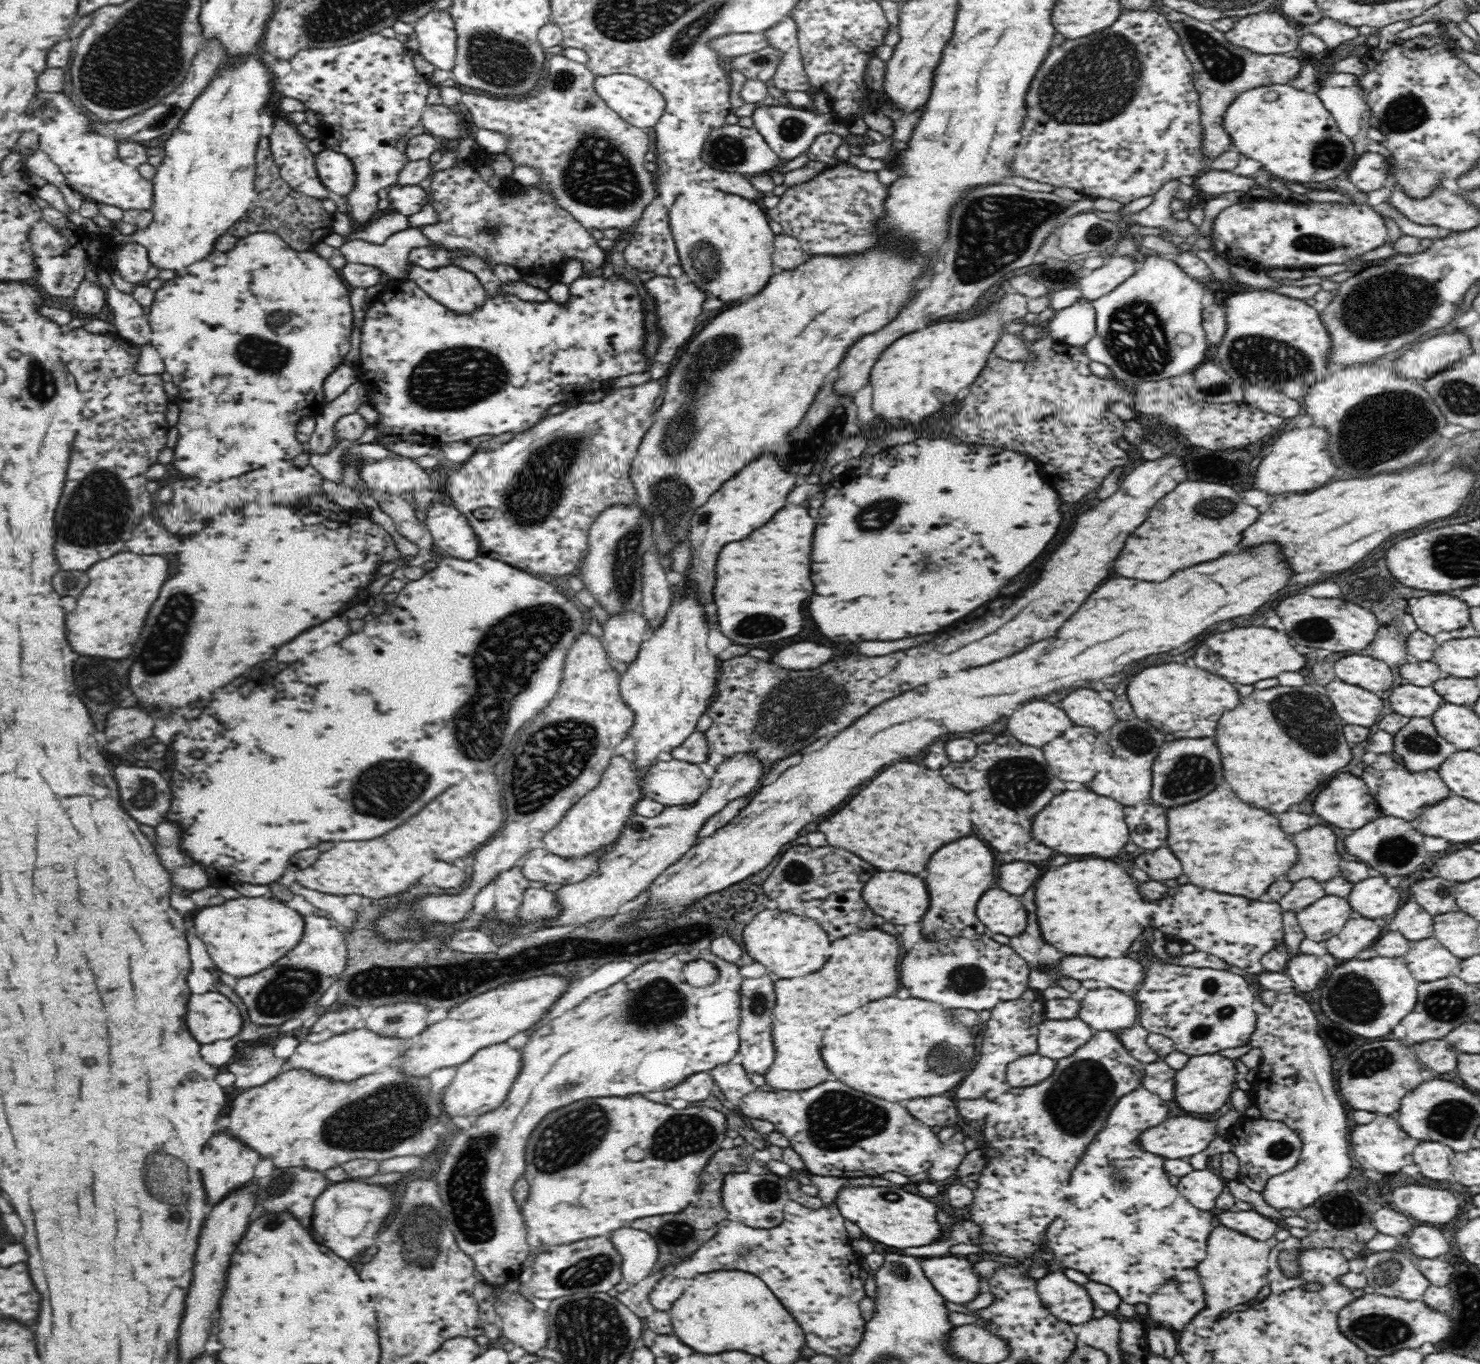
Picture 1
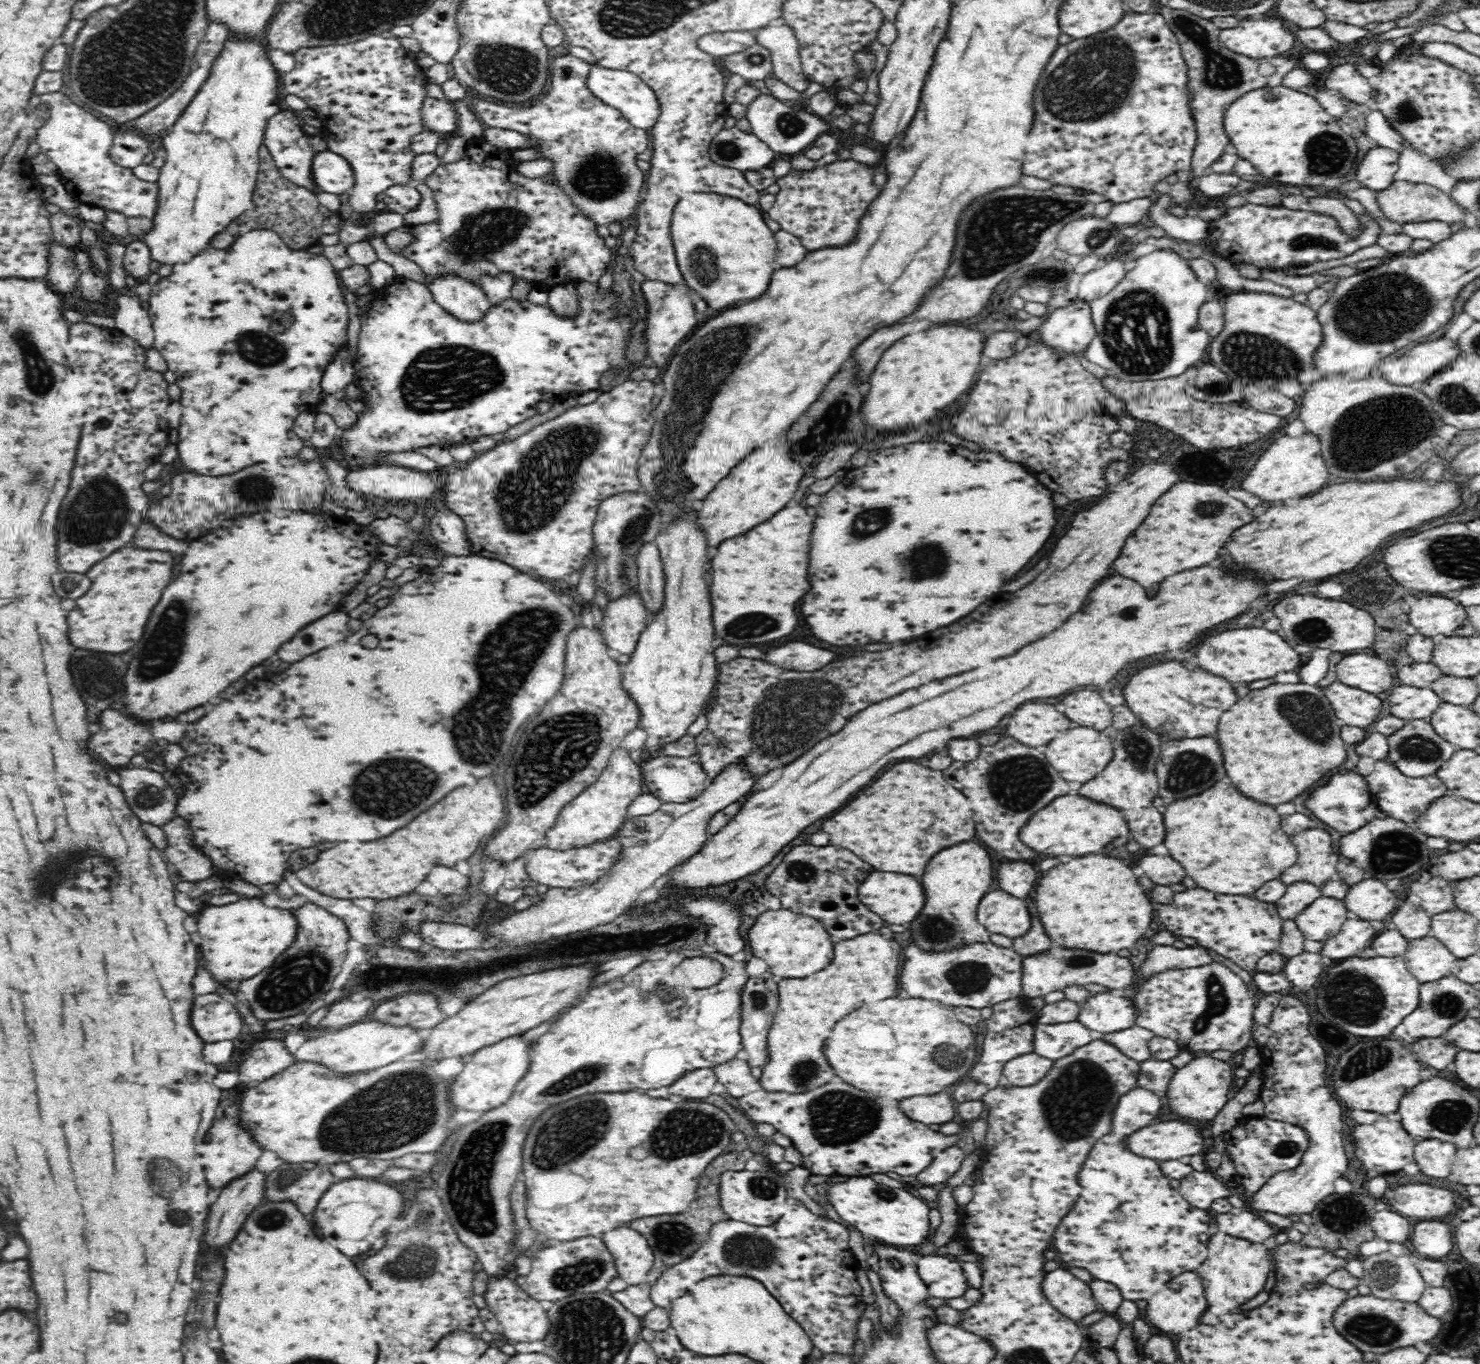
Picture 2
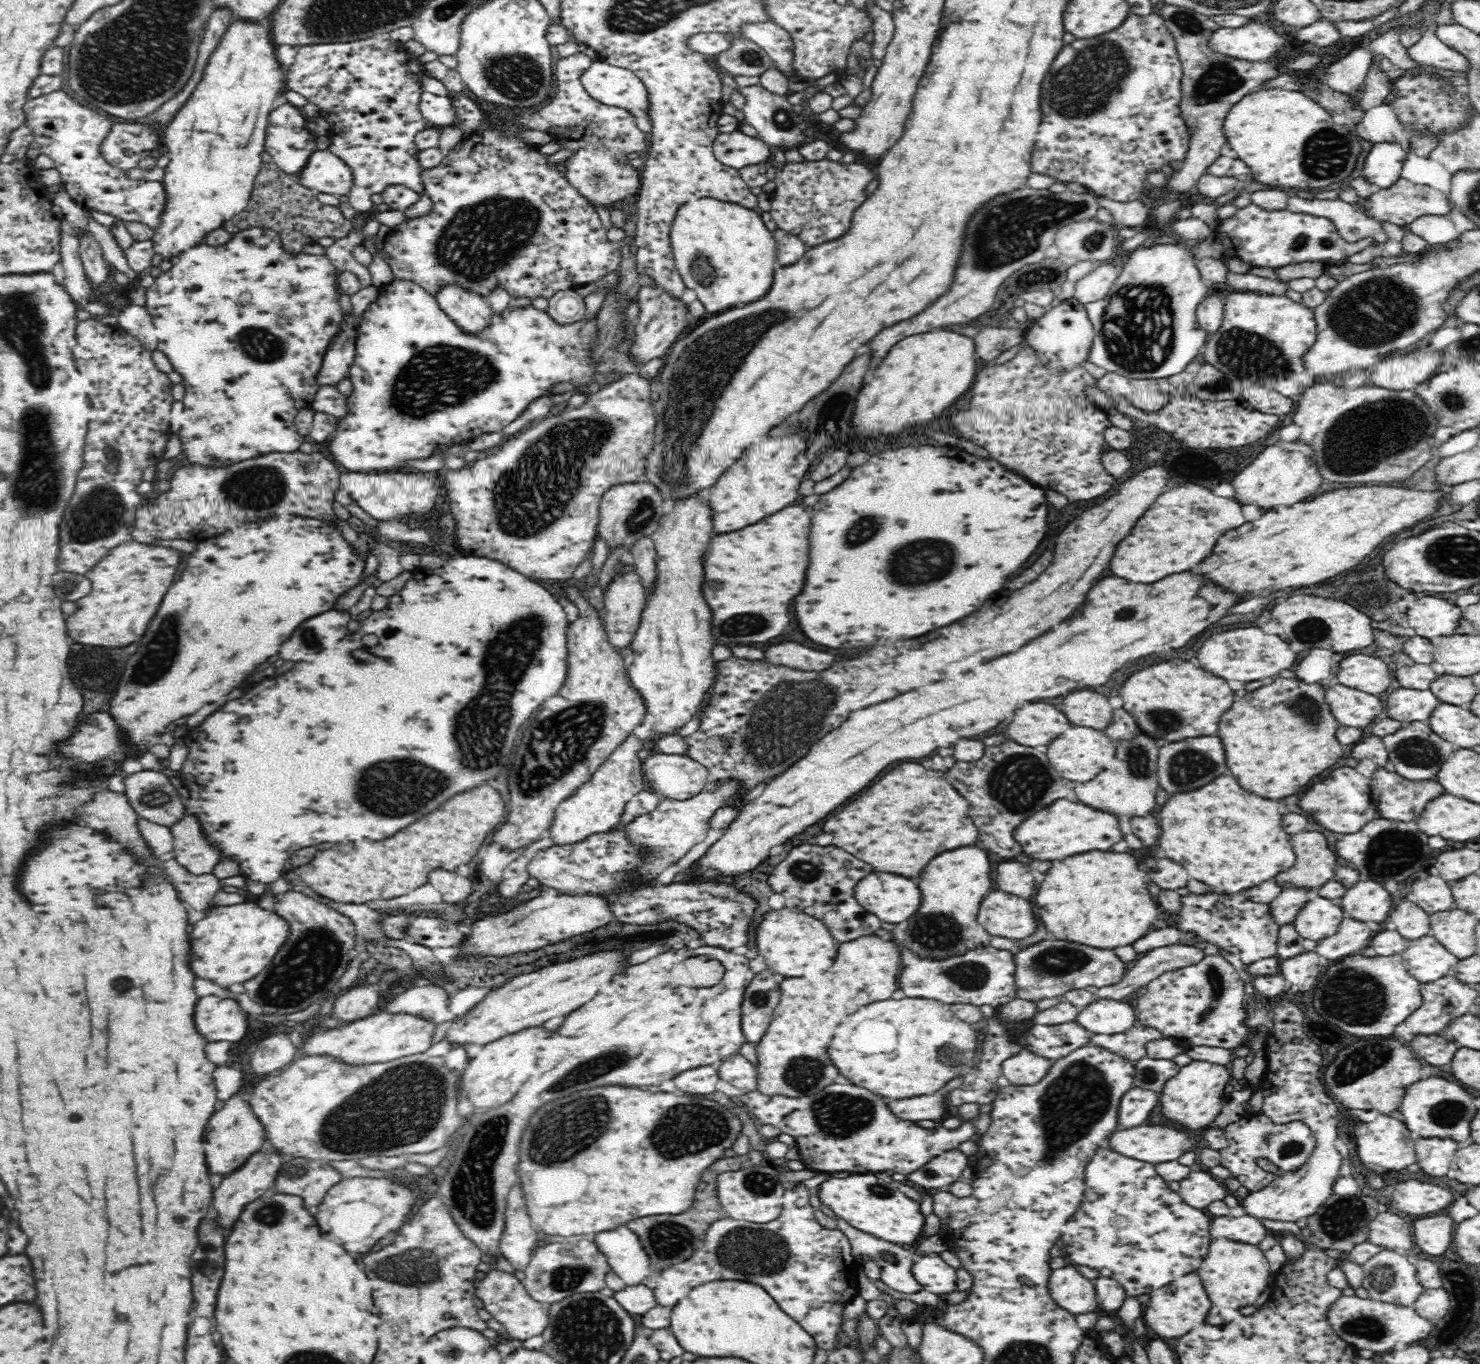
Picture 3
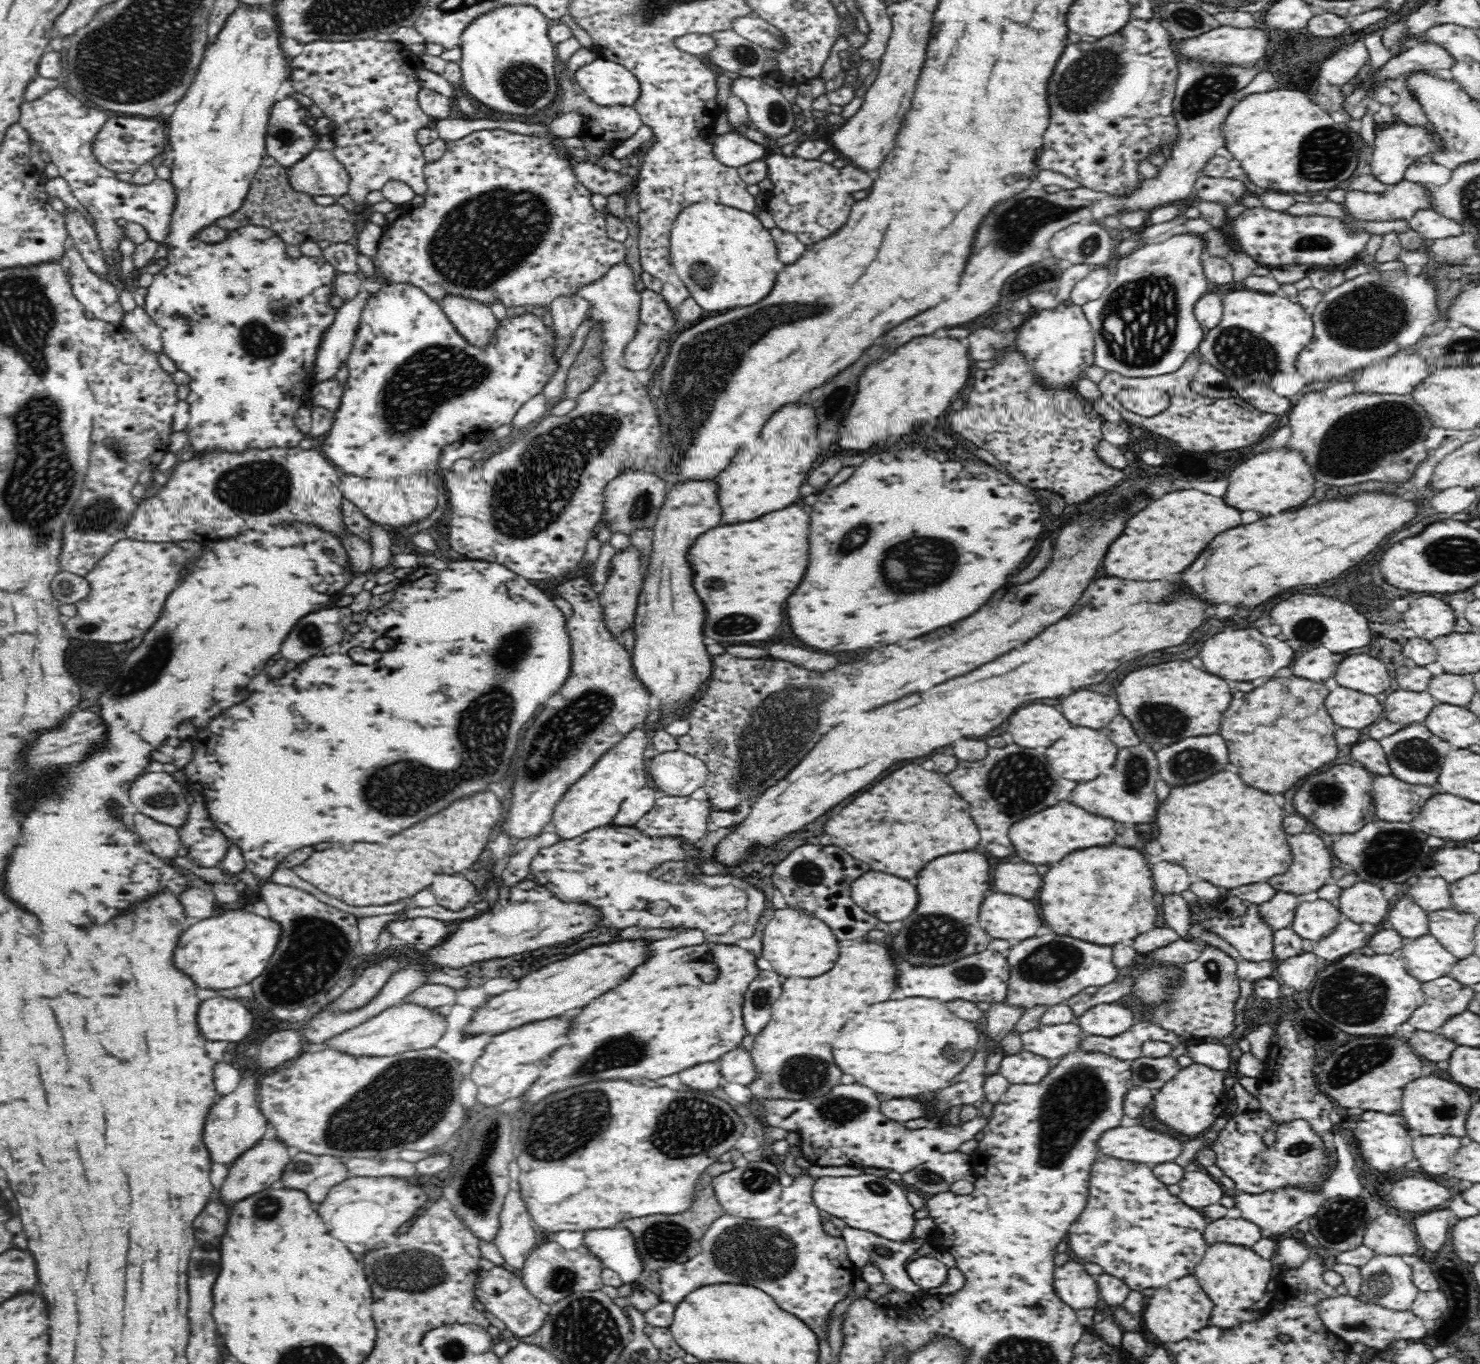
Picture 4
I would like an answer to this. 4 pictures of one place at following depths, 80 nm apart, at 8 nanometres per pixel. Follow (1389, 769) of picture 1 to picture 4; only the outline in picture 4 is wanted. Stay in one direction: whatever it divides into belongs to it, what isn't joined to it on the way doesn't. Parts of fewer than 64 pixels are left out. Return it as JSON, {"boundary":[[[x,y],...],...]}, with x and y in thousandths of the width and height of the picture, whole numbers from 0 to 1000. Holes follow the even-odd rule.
{"boundary":[[[930,568],[928,570],[928,585],[930,601],[953,603],[958,592],[969,584],[970,577],[953,576],[945,570]]]}

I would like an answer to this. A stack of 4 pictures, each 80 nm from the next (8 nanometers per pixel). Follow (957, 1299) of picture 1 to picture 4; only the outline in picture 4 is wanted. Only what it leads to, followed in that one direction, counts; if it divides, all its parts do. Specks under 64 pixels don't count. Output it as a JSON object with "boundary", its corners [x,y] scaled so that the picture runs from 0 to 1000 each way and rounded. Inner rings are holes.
{"boundary":[[[624,920],[616,922],[612,928],[612,933],[618,941],[627,946],[639,941],[641,930],[633,923]]]}

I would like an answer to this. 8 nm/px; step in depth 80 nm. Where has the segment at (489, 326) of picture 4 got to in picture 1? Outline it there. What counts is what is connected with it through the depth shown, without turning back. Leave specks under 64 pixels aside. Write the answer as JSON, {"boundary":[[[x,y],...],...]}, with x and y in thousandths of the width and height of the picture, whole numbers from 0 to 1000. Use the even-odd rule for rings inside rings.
{"boundary":[[[278,193],[275,204],[303,227],[309,230],[323,228],[330,218],[323,204],[309,195],[291,199]]]}

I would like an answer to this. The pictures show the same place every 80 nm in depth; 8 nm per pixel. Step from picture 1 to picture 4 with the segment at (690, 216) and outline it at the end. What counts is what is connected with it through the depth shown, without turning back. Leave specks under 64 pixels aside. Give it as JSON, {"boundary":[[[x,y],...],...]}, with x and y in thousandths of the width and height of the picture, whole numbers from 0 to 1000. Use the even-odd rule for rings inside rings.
{"boundary":[[[482,148],[461,153],[455,162],[452,181],[457,200],[478,231],[516,220],[524,208],[526,195],[528,195],[522,173],[509,155]]]}

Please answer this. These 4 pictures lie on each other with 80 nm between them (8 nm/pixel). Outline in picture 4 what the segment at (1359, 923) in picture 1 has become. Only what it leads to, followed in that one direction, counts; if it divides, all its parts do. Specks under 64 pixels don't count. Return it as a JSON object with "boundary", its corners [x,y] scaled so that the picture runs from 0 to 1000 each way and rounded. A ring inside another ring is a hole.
{"boundary":[[[908,674],[904,677],[897,686],[889,691],[886,699],[895,704],[905,704],[907,701],[915,698],[916,695],[924,694],[924,689],[926,687],[923,686],[918,677]]]}

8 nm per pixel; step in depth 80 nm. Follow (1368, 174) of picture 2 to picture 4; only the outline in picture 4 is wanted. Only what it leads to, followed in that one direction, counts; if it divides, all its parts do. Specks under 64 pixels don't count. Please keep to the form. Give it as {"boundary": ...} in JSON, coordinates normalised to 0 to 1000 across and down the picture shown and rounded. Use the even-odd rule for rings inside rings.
{"boundary":[[[943,85],[939,91],[932,91],[929,94],[929,103],[928,104],[926,127],[936,136],[941,136],[949,130],[950,126],[955,122],[959,116],[964,113],[971,112],[975,109],[975,103],[970,94],[964,95],[961,92],[953,92],[949,90]]]}

